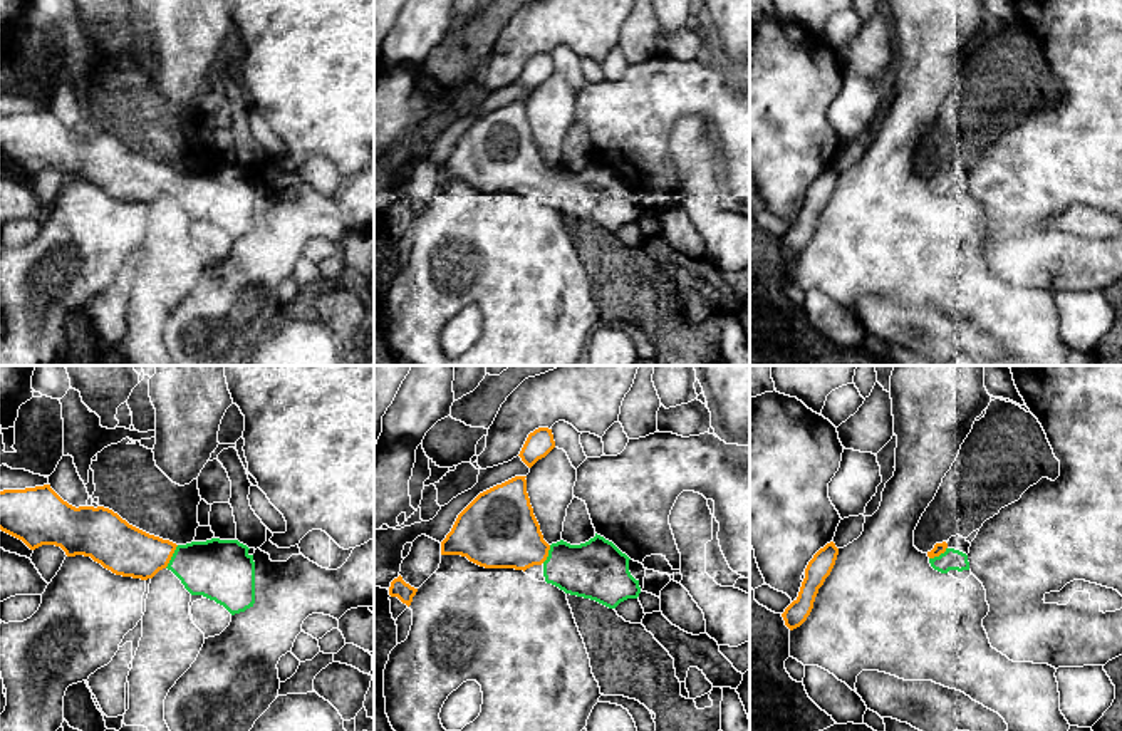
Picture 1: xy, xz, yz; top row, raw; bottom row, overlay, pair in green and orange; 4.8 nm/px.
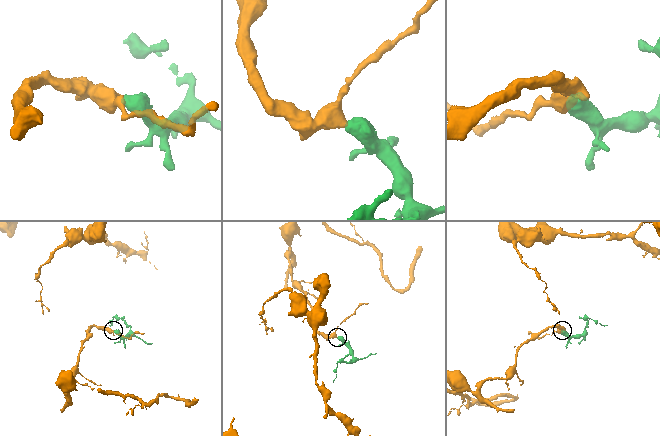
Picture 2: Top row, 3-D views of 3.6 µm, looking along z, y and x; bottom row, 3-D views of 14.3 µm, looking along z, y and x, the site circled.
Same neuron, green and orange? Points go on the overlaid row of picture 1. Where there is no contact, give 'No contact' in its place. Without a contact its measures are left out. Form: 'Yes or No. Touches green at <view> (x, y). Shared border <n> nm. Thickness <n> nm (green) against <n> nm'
Yes. Touches green at xy (171, 557). Shared border 130 nm. Thickness 300 nm (green) against 240 nm

